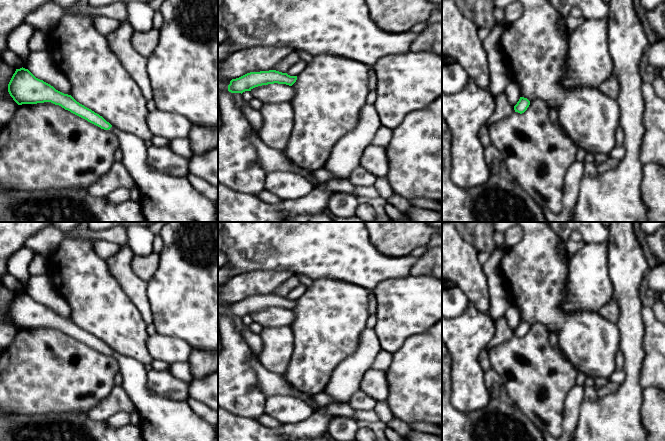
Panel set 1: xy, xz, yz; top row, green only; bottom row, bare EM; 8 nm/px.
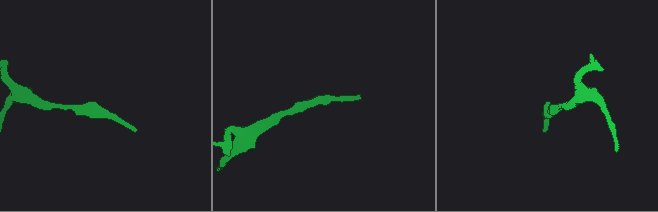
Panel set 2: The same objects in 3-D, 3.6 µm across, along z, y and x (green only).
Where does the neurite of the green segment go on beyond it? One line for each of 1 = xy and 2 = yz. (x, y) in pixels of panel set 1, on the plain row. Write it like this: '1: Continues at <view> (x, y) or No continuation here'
1: Continues at xy (161, 419)
2: No continuation here

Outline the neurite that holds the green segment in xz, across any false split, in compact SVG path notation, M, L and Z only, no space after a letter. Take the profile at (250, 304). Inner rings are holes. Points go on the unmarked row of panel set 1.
M276 294L250 296L232 303L228 309L228 315L242 318L245 315L251 315L255 311L274 307L292 310L296 304L297 300L290 300Z

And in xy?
M23 291L16 293L8 308L8 316L18 329L51 326L101 353L115 357L119 364L119 373L123 377L121 387L128 394L140 415L139 427L144 441L218 441L216 429L199 417L190 408L187 401L172 400L150 390L147 384L145 365L134 358L115 353L102 340L77 326L71 319L64 318L50 308L36 302L28 293Z

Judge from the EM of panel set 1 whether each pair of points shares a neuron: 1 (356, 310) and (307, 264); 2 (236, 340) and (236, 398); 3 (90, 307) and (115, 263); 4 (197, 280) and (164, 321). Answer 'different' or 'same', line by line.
1: different
2: same
3: different
4: same

